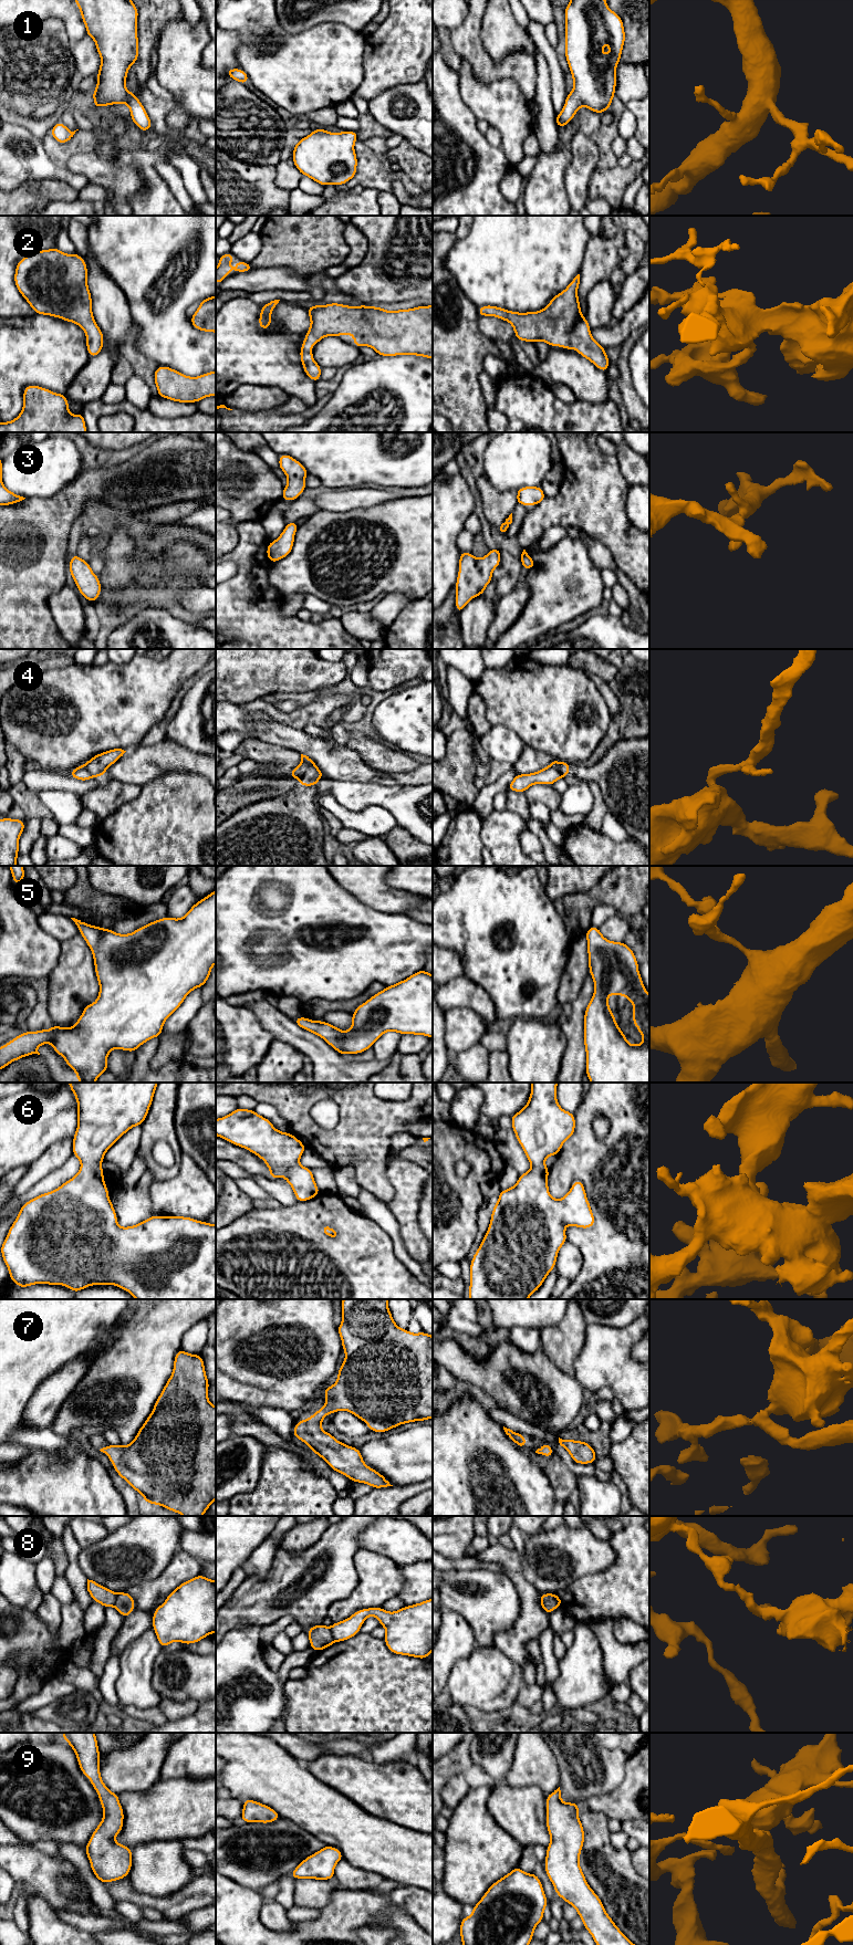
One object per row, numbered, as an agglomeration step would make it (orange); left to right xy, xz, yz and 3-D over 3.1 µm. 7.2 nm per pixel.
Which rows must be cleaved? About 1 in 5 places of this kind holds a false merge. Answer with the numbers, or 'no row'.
4, 8

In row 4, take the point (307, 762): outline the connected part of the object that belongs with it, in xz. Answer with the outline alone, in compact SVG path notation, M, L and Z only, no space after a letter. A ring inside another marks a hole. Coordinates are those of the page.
M301 754L301 764L289 772L289 776L300 780L308 768L313 765L315 765L315 763L311 757Z

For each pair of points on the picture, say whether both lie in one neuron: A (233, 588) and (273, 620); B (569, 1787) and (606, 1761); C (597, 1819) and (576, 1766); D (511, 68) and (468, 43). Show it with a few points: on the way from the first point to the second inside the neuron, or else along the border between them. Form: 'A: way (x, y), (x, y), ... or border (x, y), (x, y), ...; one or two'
A: way (243, 598), (263, 619); one
B: way (581, 1789), (594, 1786), (605, 1774); one
C: border (585, 1804), (580, 1807); two
D: way (500, 68), (491, 68), (478, 54); one

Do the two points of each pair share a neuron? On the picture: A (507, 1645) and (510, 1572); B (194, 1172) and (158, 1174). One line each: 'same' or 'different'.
A: same
B: different

